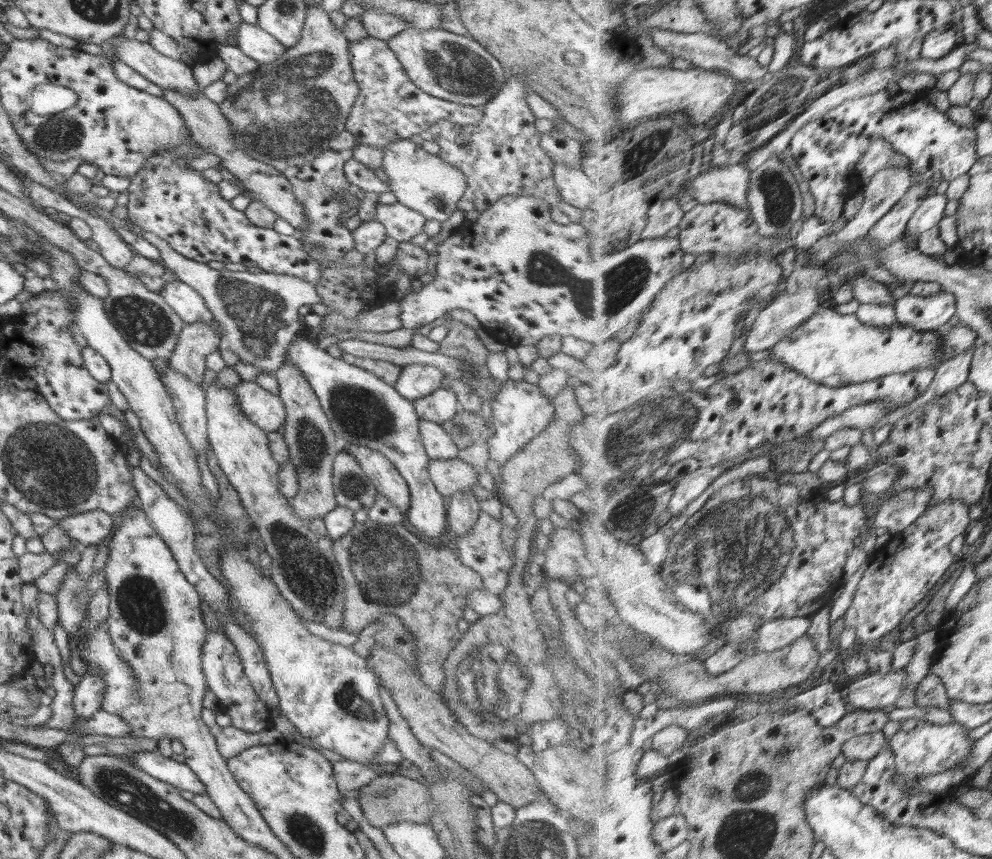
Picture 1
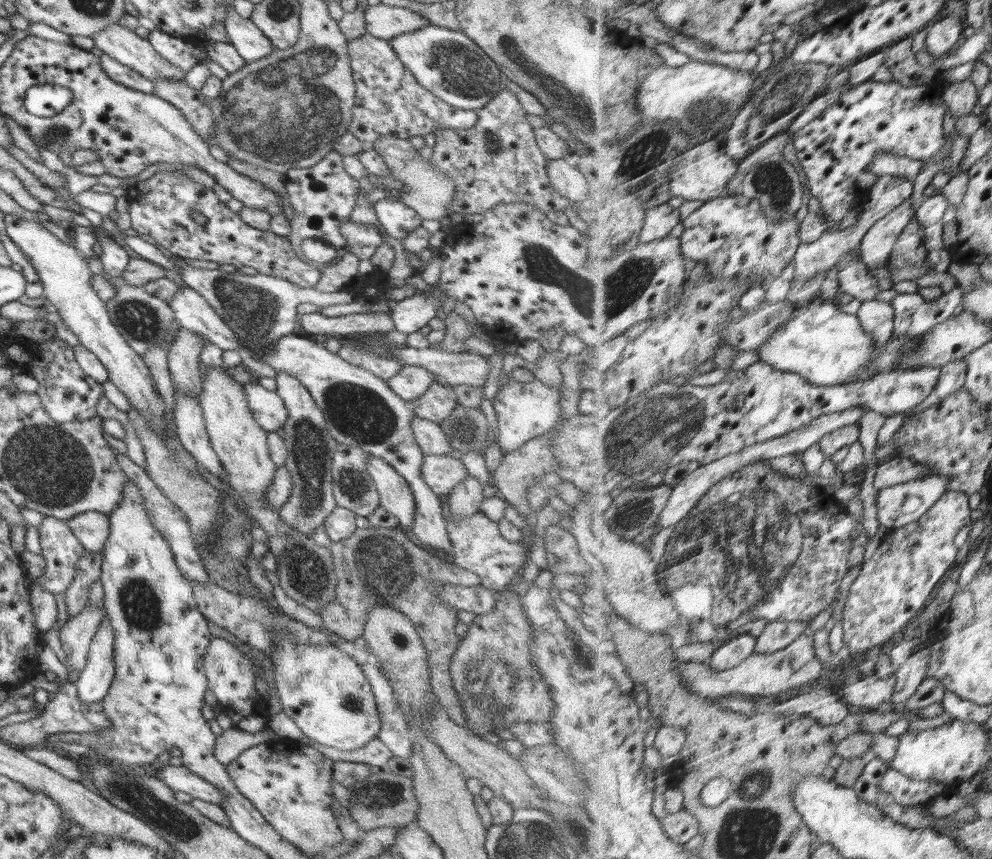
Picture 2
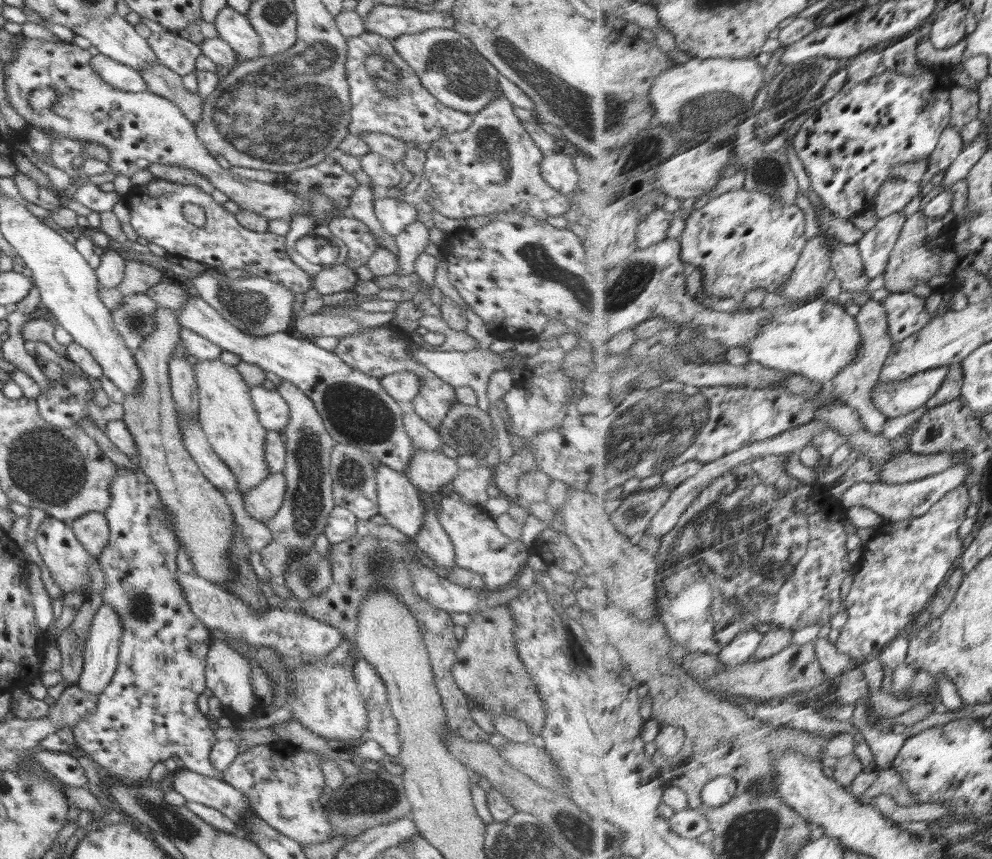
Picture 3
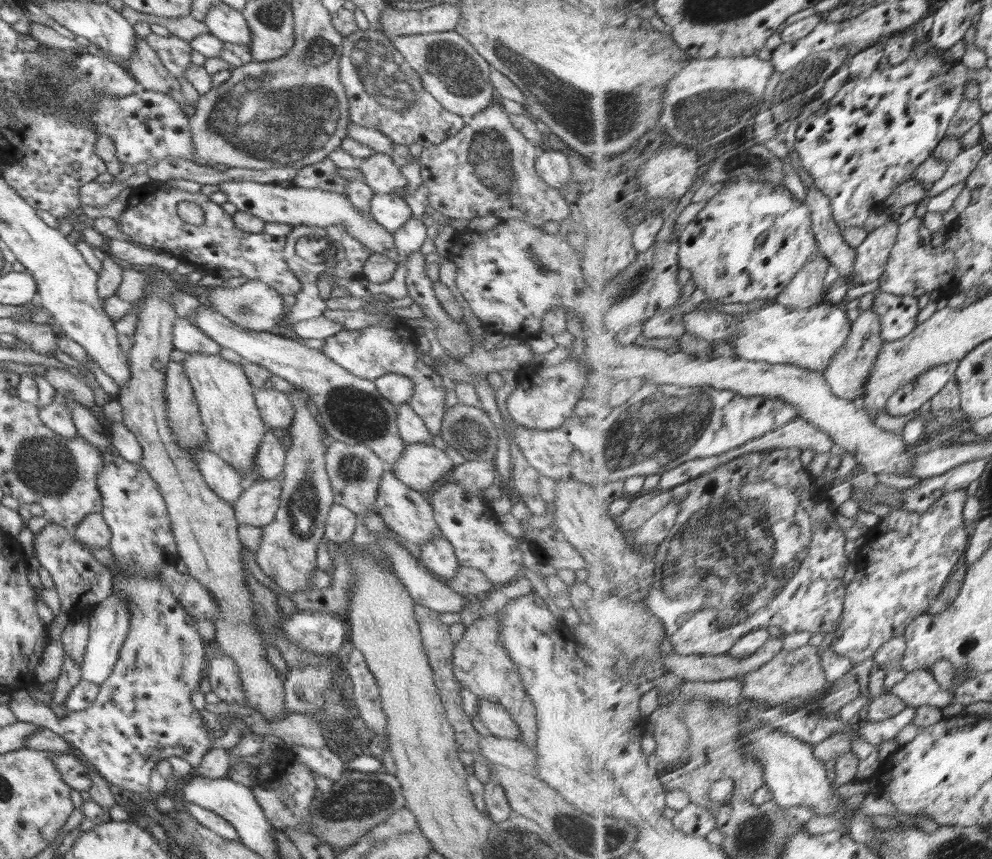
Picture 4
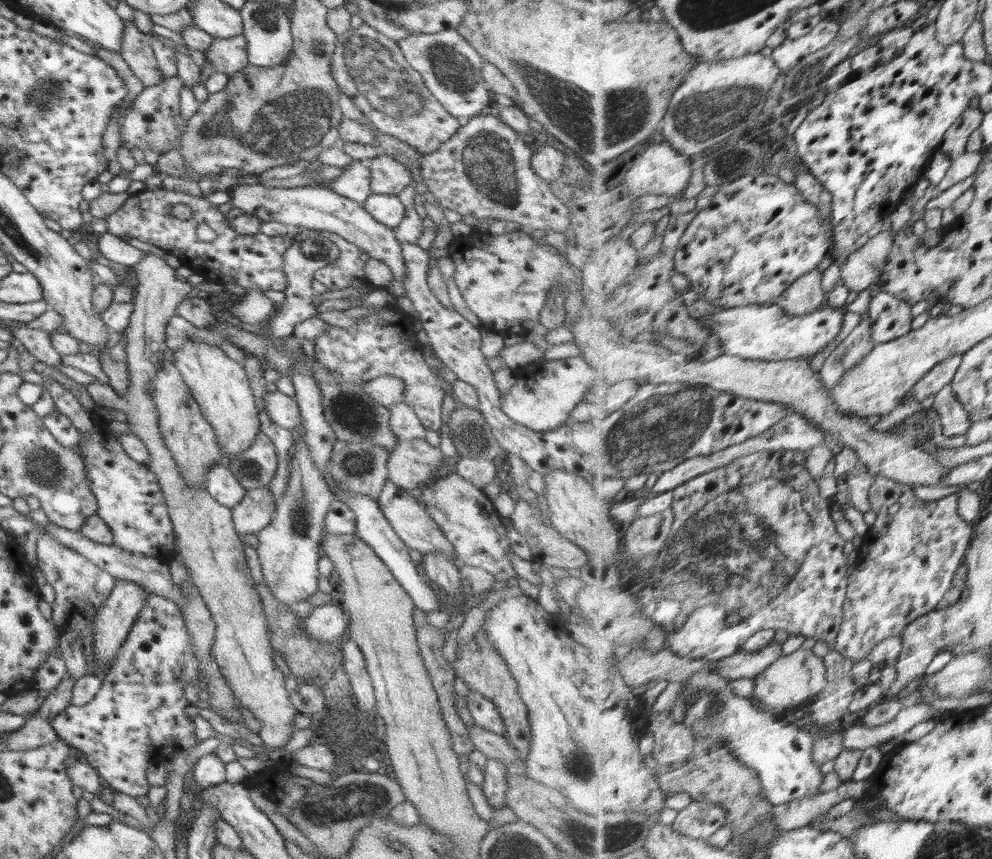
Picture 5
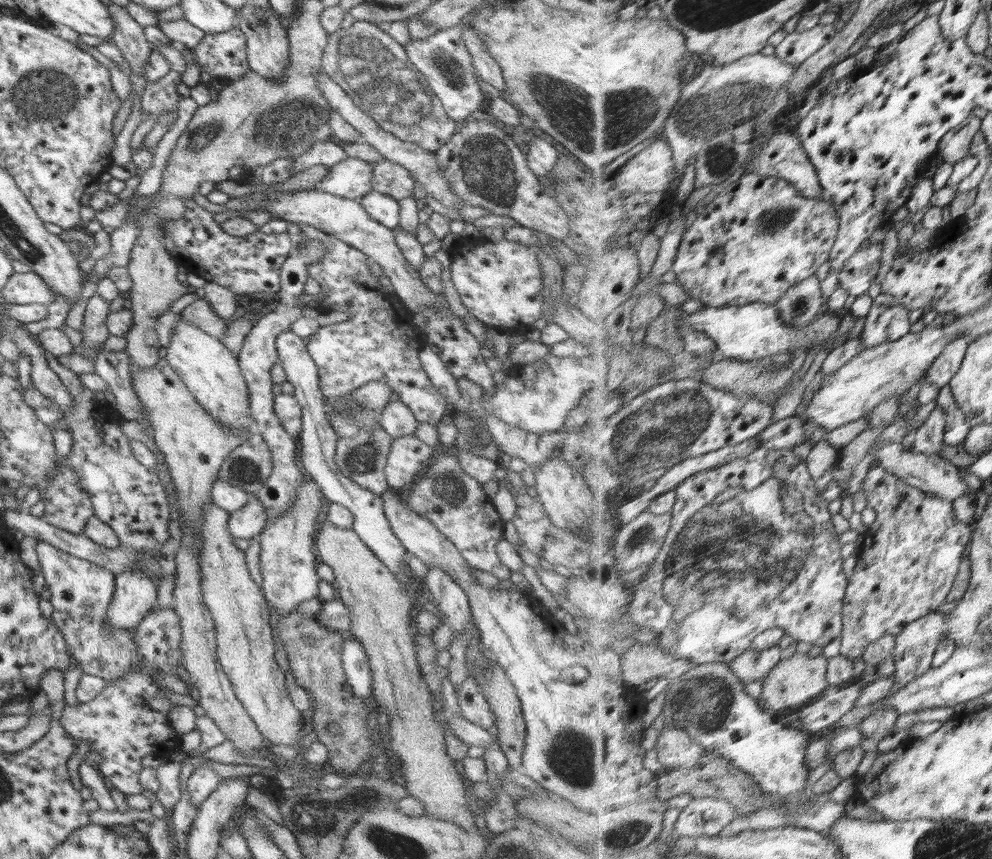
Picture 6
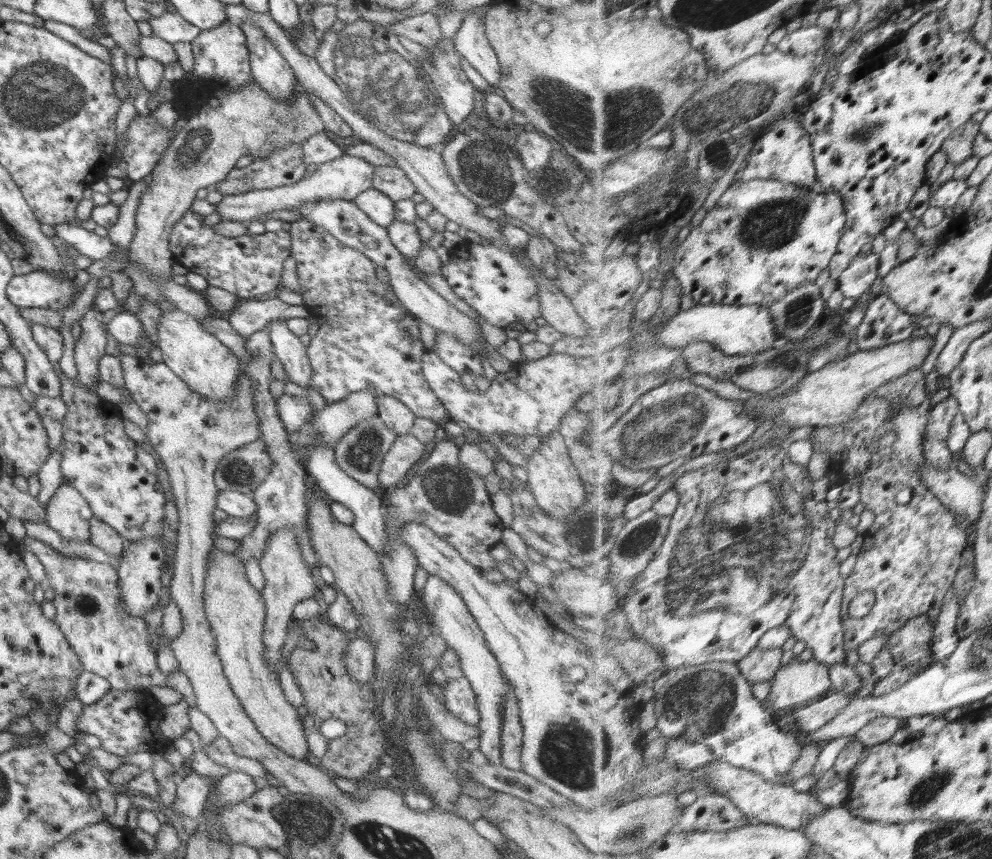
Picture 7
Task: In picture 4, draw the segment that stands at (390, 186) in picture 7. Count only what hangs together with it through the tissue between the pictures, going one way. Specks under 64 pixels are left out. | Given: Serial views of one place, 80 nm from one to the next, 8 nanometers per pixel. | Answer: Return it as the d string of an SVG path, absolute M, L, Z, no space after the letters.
M374 153L357 159L357 169L362 171L366 184L374 194L394 193L407 186L407 179L388 154Z

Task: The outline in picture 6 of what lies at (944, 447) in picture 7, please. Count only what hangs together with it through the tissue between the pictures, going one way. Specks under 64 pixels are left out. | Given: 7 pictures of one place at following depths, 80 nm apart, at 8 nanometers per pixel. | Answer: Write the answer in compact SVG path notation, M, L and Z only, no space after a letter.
M937 406L924 424L915 432L914 450L918 454L932 454L939 456L944 448L947 427L947 412L941 406Z

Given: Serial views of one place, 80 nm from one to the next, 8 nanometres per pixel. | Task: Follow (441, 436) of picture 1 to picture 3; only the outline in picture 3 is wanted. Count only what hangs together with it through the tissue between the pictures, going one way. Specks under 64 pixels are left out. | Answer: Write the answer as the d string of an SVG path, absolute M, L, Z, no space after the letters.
M399 402L403 410L403 425L405 433L410 437L416 451L441 451L443 440L437 429L430 426L413 409L411 402Z

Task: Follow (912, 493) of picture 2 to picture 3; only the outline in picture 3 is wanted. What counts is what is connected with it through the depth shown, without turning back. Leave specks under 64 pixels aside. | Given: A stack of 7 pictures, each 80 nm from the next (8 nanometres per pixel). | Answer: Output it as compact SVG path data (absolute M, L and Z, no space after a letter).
M964 464L955 466L941 472L928 476L914 482L904 484L886 484L882 482L859 482L852 485L842 496L840 500L845 507L865 506L871 508L884 517L888 522L902 522L903 520L912 520L928 514L930 509L938 504L941 498L944 498L950 491L956 490L959 486L965 484L966 479L971 475L972 467Z

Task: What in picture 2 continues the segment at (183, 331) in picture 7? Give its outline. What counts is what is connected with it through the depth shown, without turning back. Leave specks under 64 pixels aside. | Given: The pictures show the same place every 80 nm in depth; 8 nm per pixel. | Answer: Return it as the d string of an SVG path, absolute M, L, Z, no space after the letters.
M210 366L206 374L203 373L203 385L199 394L199 403L206 425L211 448L223 465L223 471L229 485L242 497L247 506L249 516L255 519L267 534L267 545L274 553L277 569L275 570L282 590L298 604L304 604L315 613L321 612L324 606L336 598L337 576L335 575L333 556L330 549L320 546L318 542L303 535L294 527L287 525L279 515L279 509L273 509L265 499L267 488L273 481L277 466L270 460L268 432L264 430L253 416L244 392L243 385L232 379L224 366Z

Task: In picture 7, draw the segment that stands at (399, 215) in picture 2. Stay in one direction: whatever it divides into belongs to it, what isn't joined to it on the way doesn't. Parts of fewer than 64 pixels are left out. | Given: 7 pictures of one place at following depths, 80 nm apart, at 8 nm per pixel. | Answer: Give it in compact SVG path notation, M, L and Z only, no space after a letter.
M374 188L358 194L352 202L356 204L368 218L383 228L390 225L395 218L393 201Z

